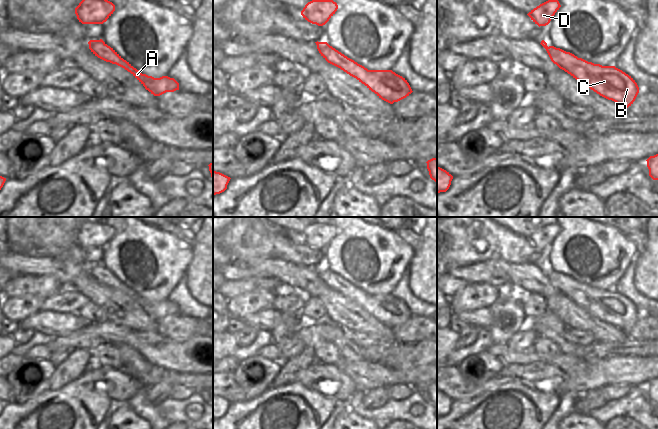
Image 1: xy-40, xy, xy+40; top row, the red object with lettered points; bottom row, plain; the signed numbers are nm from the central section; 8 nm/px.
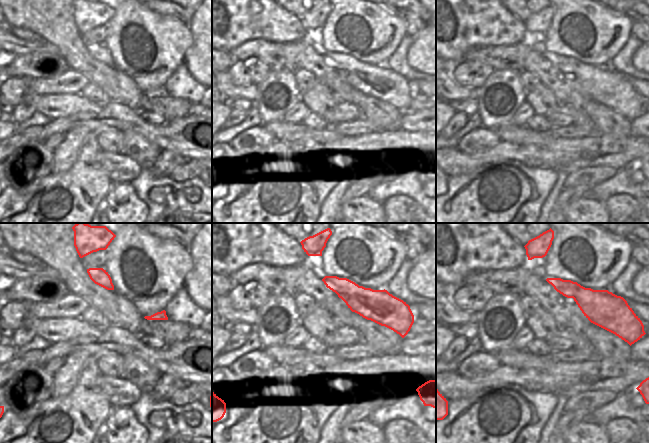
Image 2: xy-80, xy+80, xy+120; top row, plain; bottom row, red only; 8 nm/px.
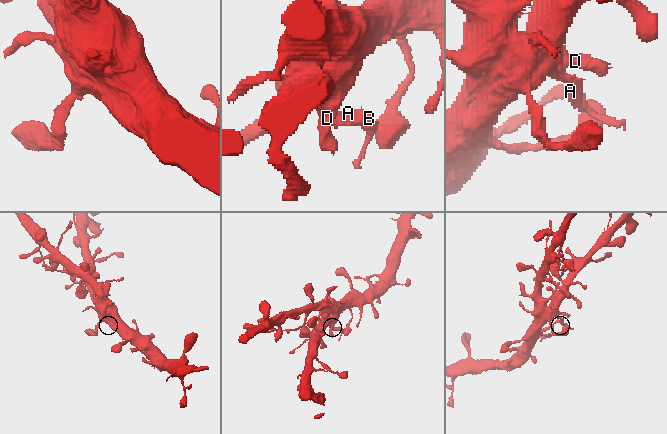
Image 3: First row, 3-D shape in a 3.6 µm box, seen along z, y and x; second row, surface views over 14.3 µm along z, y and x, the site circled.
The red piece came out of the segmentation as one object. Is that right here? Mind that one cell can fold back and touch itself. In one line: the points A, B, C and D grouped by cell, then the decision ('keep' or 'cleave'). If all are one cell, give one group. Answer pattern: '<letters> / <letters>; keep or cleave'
A B C D; keep

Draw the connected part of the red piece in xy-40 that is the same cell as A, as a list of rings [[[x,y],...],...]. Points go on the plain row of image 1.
[[[102,263],[90,264],[88,266],[89,273],[98,282],[116,288],[128,296],[130,296],[144,311],[154,320],[160,320],[166,316],[174,316],[179,314],[179,307],[168,300],[154,302],[146,298],[142,298],[134,292],[129,286],[124,284],[113,272],[108,270]]]

